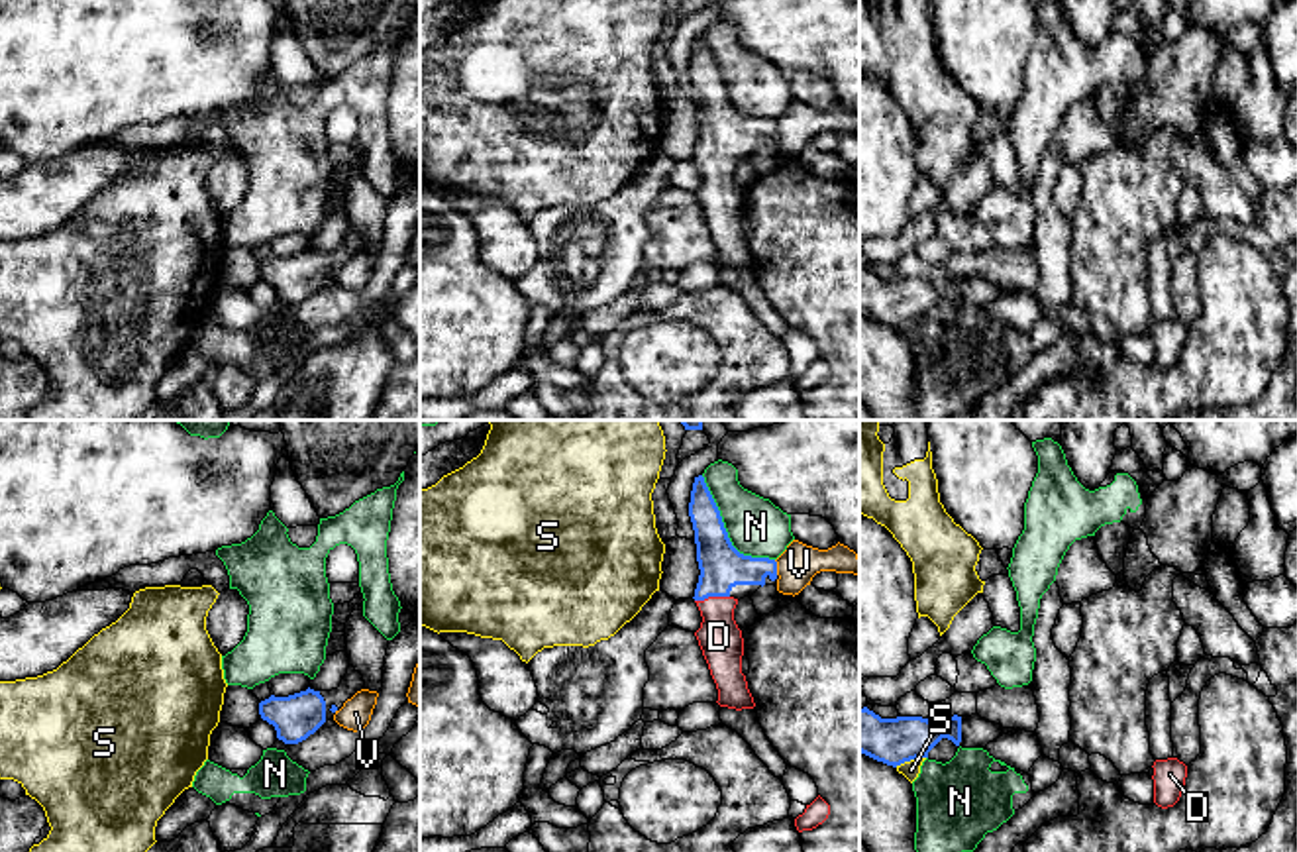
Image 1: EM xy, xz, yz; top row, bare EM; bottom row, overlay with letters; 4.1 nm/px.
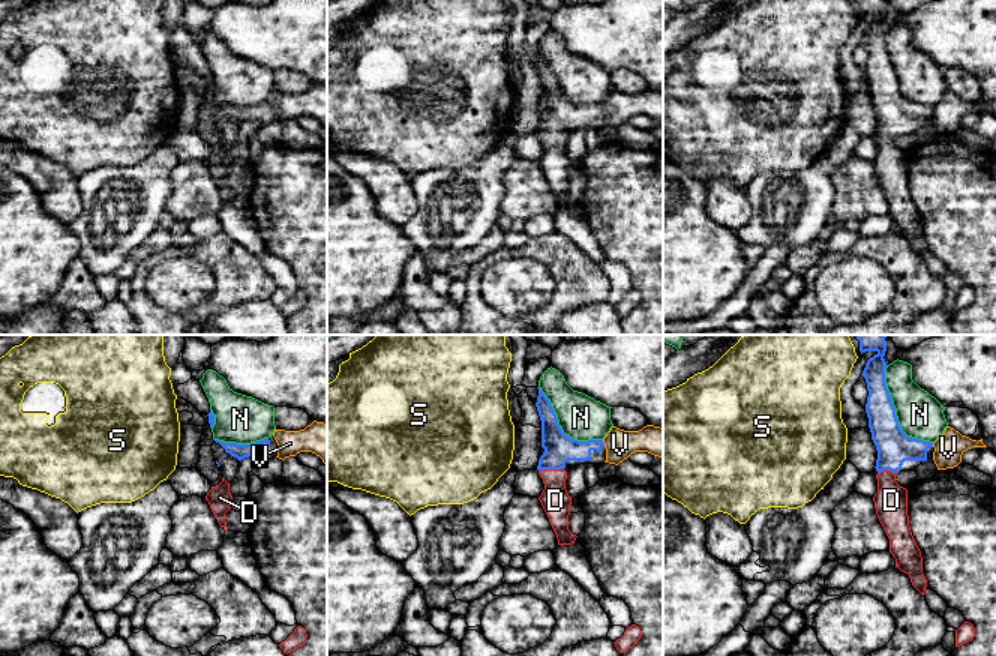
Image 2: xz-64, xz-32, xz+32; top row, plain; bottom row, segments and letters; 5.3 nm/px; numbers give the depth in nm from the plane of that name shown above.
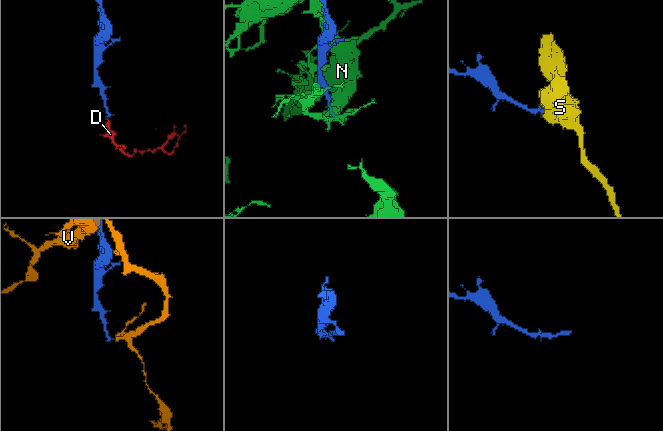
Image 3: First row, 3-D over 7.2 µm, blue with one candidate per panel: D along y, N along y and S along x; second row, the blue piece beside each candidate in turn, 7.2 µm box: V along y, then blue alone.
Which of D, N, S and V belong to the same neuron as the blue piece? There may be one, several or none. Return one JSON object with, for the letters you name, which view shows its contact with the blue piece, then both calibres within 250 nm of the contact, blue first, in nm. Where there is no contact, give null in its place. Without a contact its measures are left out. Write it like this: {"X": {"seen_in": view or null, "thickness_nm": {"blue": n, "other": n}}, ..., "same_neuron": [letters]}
{"D": {"seen_in": "xz", "thickness_nm": {"blue": 180, "other": 180}}, "same_neuron": ["D"]}

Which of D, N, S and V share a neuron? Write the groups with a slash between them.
D / N / S / V

